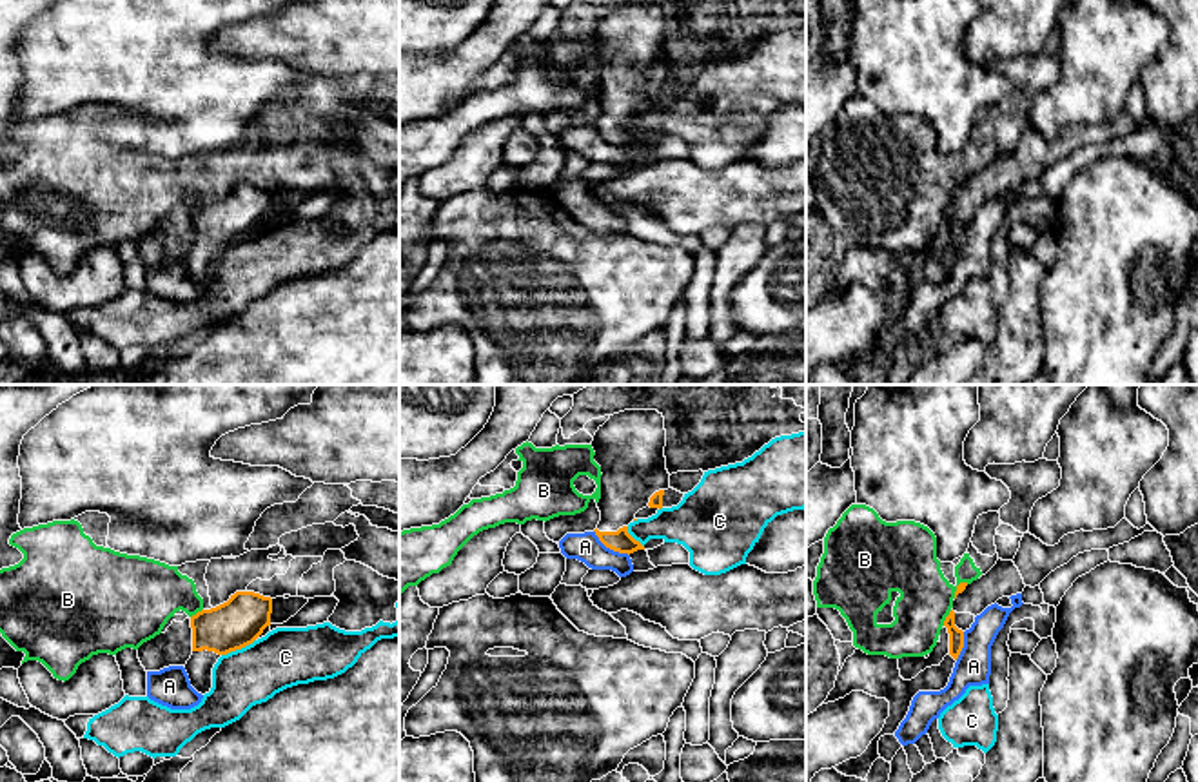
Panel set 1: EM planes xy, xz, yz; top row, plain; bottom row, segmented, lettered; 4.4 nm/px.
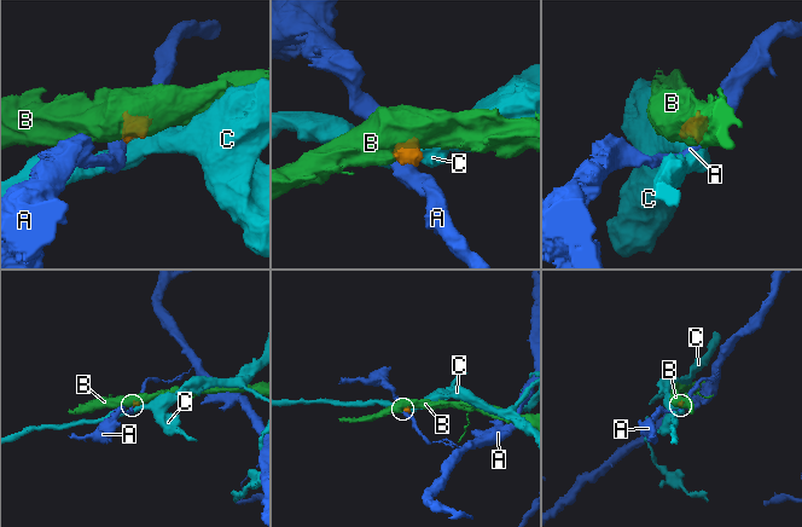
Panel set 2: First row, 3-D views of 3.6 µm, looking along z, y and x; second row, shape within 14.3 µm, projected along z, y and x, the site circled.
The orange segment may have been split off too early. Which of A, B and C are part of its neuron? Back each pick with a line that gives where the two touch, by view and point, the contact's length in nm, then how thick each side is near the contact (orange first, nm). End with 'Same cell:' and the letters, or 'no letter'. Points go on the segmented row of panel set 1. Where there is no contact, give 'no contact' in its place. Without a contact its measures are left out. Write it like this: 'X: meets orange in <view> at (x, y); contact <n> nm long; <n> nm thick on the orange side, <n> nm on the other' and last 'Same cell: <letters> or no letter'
Same cell: no letter

